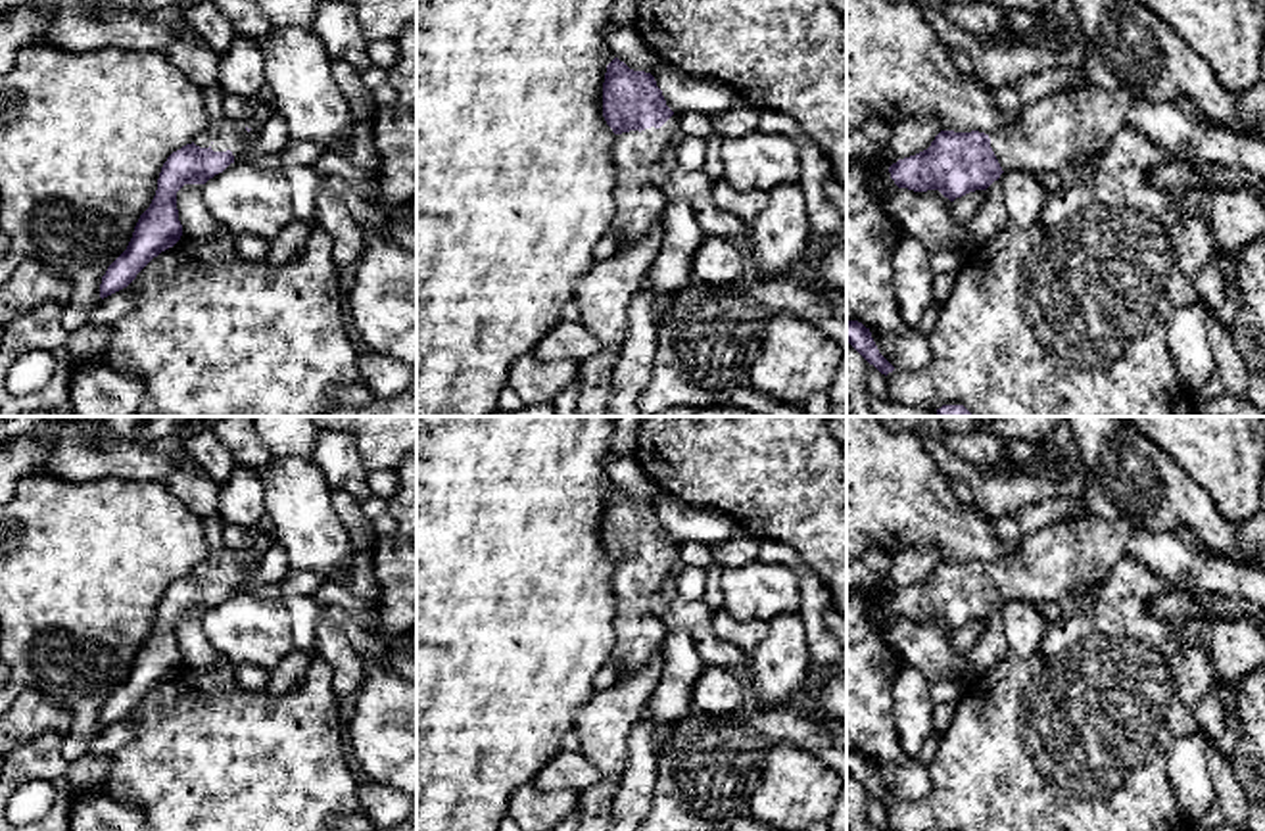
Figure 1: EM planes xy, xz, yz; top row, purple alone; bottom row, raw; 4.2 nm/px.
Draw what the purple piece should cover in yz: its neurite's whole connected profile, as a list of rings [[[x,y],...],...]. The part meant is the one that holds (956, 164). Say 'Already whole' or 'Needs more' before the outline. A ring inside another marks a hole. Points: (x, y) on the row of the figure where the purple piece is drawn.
Needs more. [[[1088,86],[1015,109],[1017,119],[991,136],[941,131],[931,146],[889,167],[898,188],[939,190],[954,202],[987,190],[1002,173],[1065,173],[1094,159],[1125,127],[1133,98]]]

